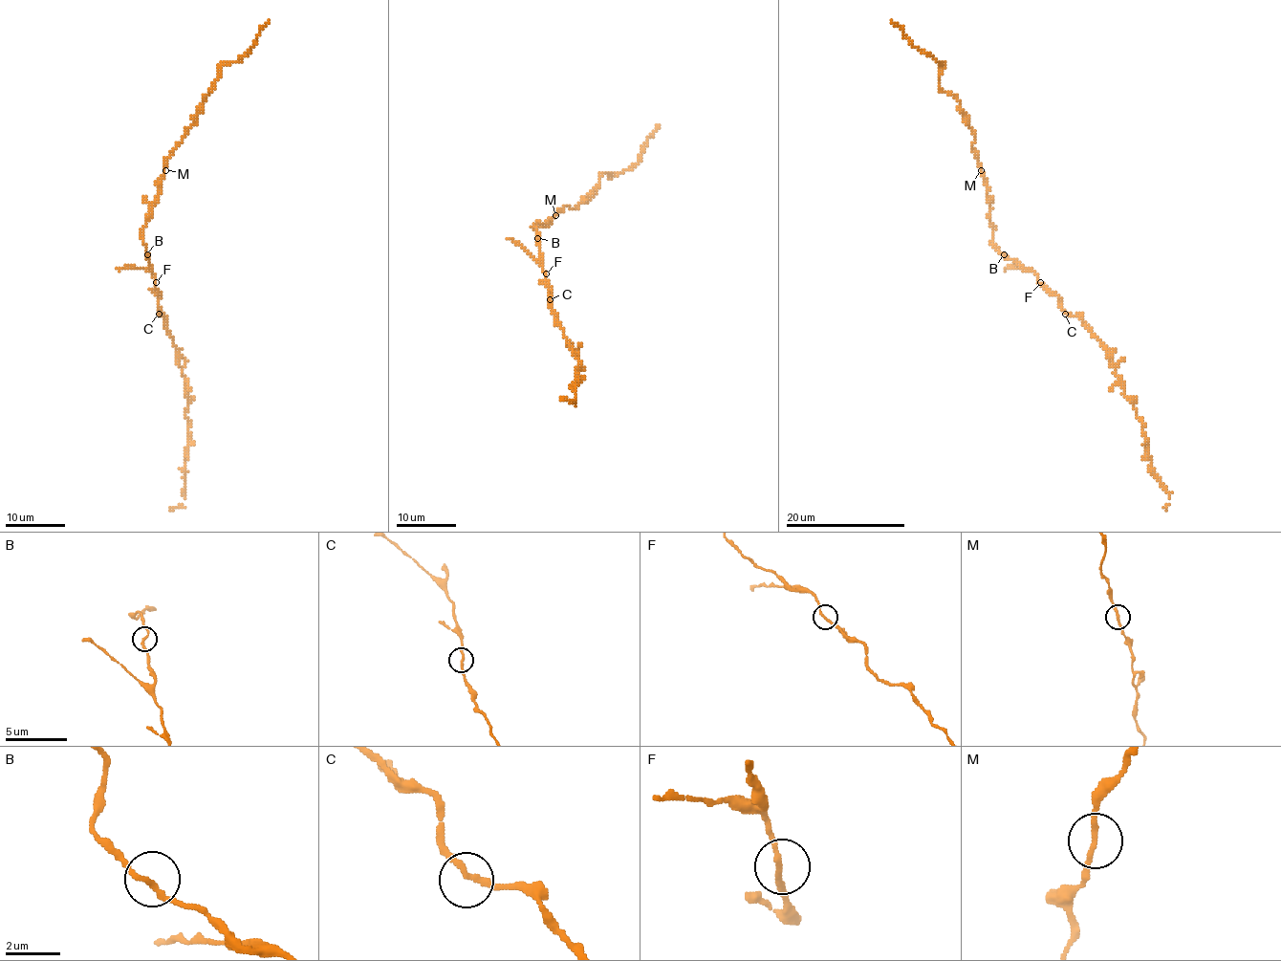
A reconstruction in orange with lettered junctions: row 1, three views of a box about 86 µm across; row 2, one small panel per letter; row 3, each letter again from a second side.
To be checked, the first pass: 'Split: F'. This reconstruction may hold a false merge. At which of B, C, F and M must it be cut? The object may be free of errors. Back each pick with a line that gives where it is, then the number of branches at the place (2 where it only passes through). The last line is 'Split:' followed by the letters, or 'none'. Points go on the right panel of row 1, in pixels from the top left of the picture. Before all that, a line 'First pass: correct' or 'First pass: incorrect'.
First pass: incorrect
Split: none

